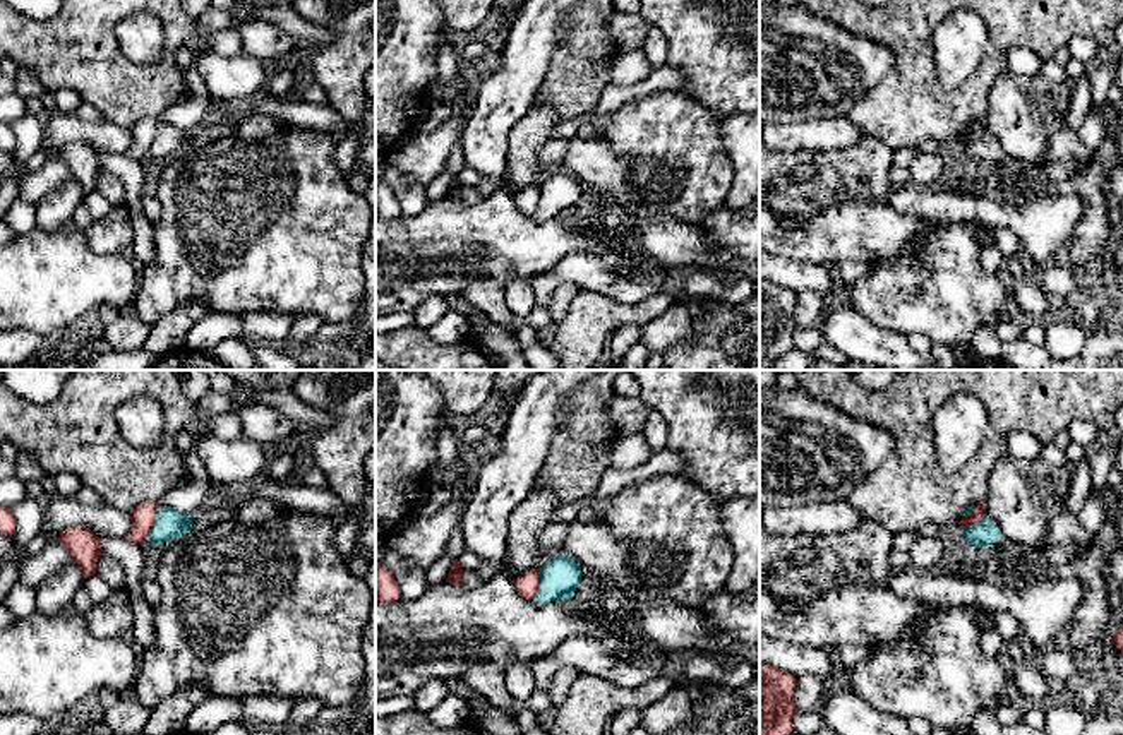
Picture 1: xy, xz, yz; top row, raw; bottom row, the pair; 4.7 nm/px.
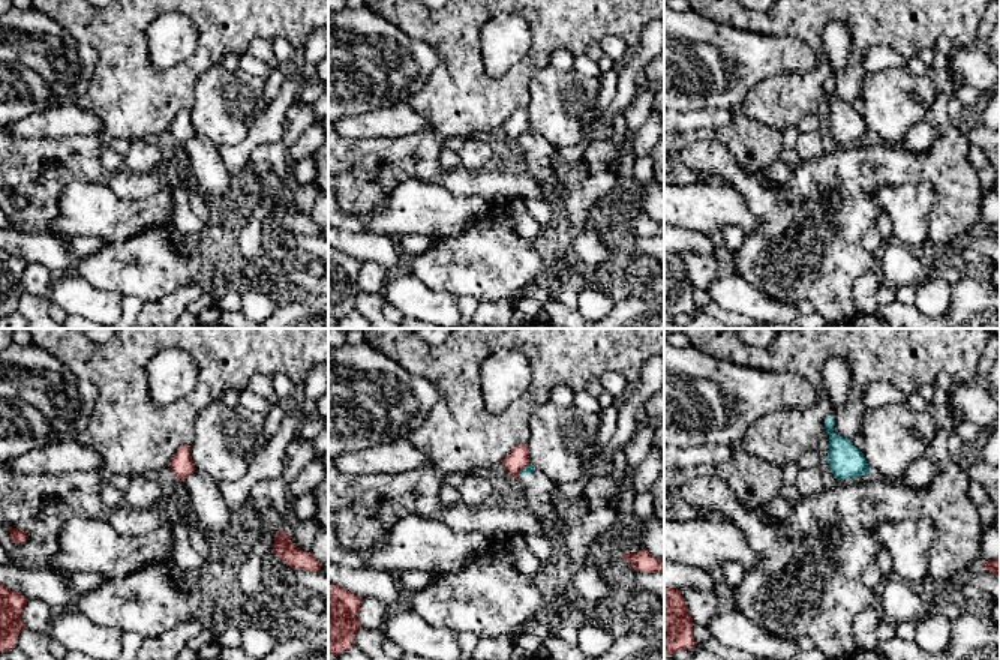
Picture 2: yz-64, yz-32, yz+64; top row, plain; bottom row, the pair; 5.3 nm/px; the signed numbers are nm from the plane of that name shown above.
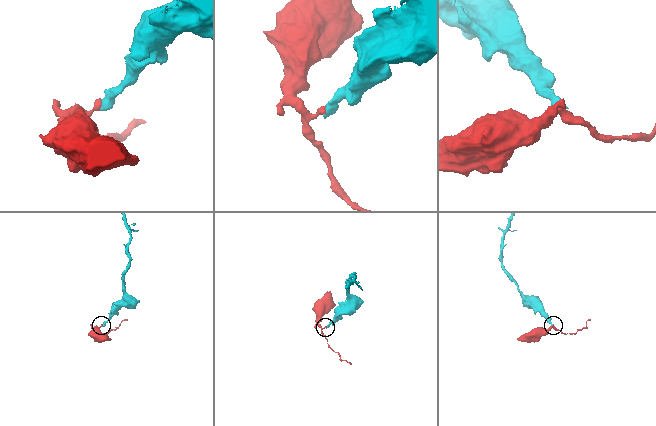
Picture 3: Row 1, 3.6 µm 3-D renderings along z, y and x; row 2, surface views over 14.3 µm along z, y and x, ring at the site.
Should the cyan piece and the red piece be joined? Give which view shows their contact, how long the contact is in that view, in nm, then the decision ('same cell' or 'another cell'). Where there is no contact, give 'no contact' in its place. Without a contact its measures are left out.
xy | 170 nm | another cell

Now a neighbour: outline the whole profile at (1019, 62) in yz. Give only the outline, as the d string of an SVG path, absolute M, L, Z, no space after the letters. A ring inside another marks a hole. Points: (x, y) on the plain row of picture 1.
M1013 48L1006 53L1005 74L1036 75L1041 72L1041 63L1030 50Z

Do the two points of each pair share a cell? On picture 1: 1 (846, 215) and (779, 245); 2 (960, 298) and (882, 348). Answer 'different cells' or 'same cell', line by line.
1: same cell
2: different cells

